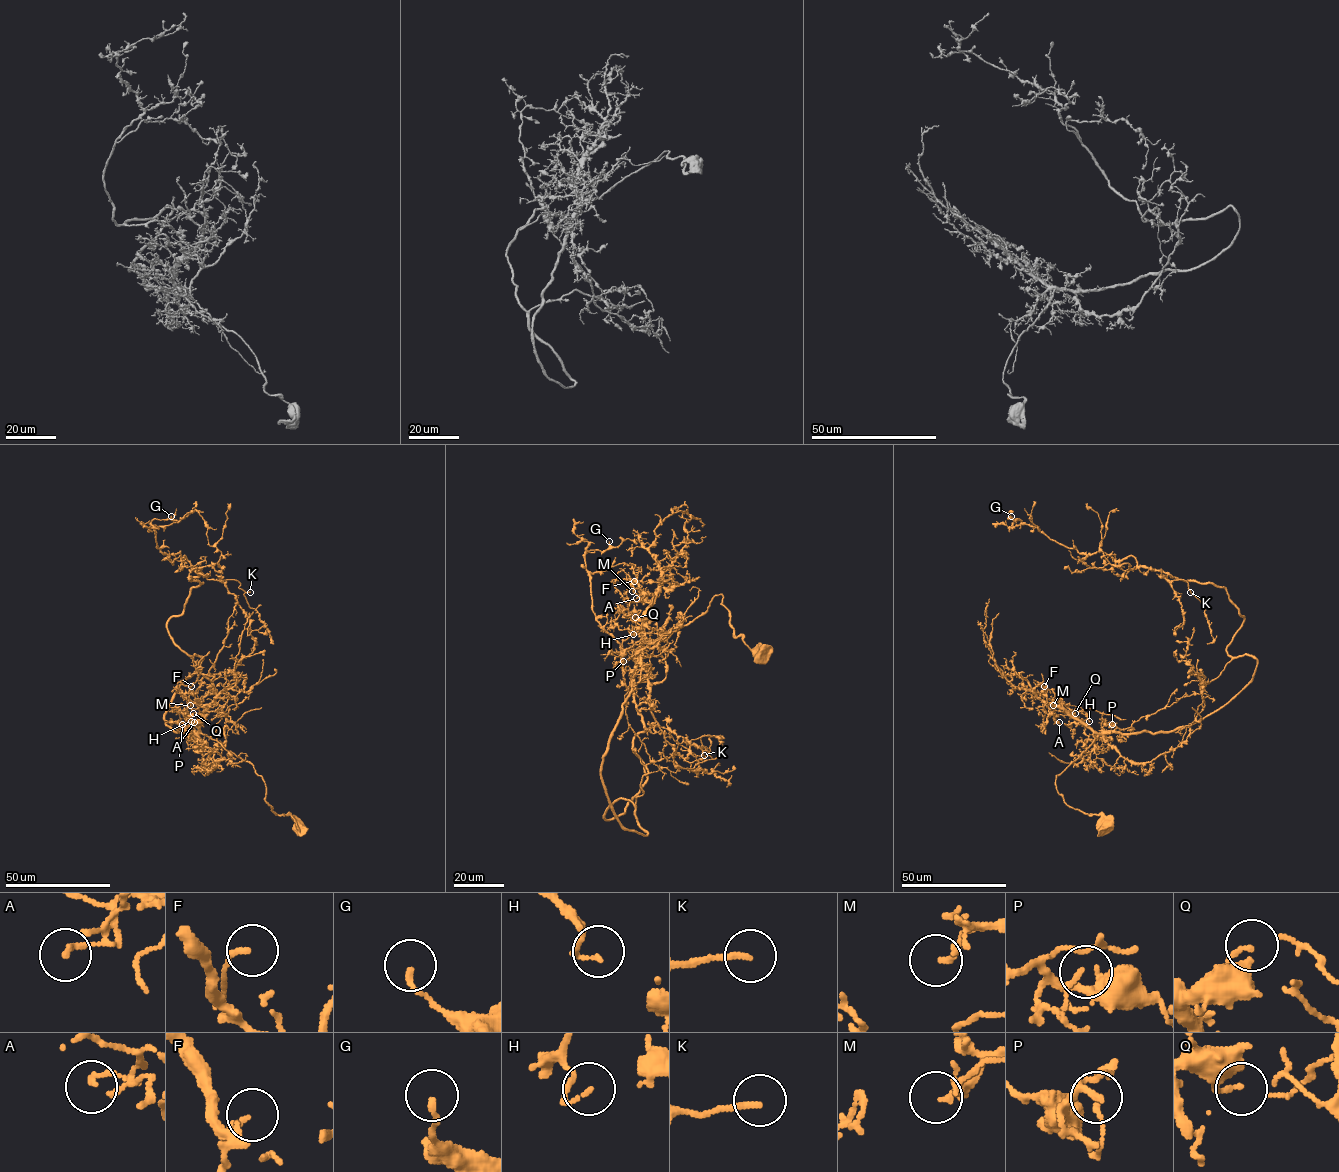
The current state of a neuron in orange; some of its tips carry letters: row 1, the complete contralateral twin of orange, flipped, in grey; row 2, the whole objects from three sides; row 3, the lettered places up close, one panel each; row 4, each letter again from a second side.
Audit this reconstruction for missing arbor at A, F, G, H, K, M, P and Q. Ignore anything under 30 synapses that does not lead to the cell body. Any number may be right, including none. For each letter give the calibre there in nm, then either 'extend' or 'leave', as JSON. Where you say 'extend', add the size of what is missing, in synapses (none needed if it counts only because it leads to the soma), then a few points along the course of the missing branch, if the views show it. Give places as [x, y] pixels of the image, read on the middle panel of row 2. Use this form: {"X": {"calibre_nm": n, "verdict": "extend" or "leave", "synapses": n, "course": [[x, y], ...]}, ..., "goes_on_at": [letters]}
{"A": {"calibre_nm": 160, "verdict": "leave"}, "F": {"calibre_nm": 140, "verdict": "leave"}, "G": {"calibre_nm": 150, "verdict": "leave"}, "H": {"calibre_nm": 130, "verdict": "leave"}, "K": {"calibre_nm": 160, "verdict": "extend", "synapses": 35, "course": [[704, 755], [711, 753], [720, 759], [729, 755]]}, "M": {"calibre_nm": 130, "verdict": "leave"}, "P": {"calibre_nm": 120, "verdict": "leave"}, "Q": {"calibre_nm": 90, "verdict": "leave"}, "goes_on_at": ["K"]}

